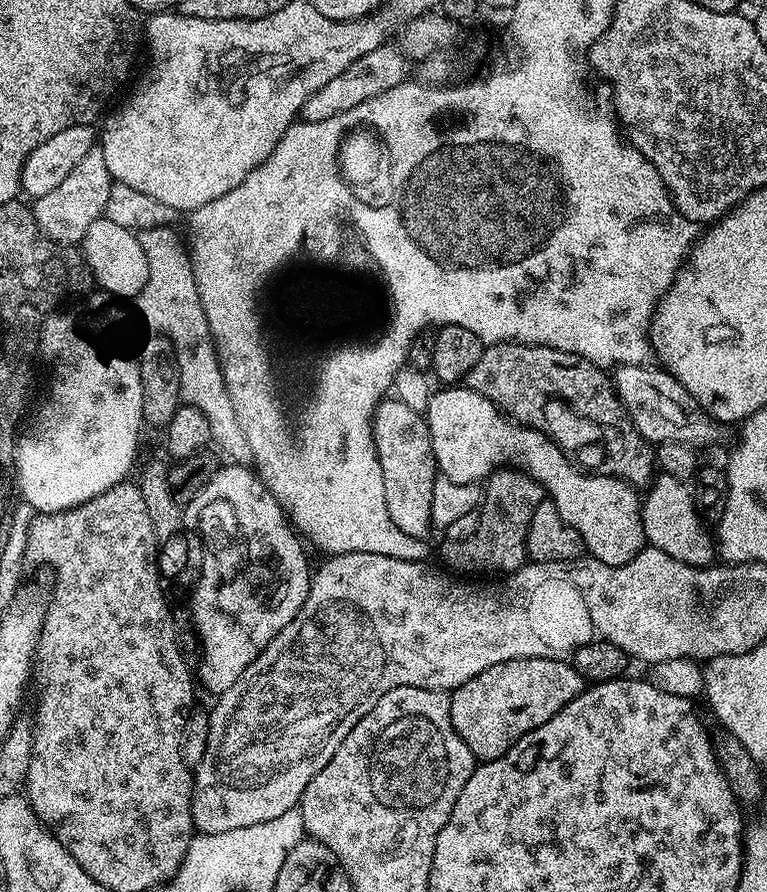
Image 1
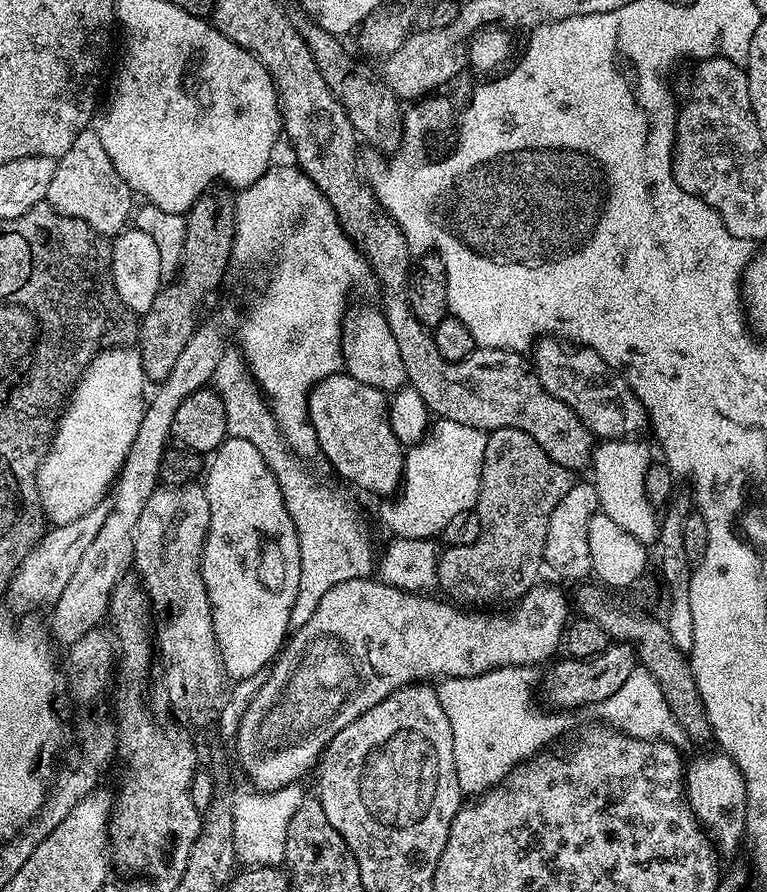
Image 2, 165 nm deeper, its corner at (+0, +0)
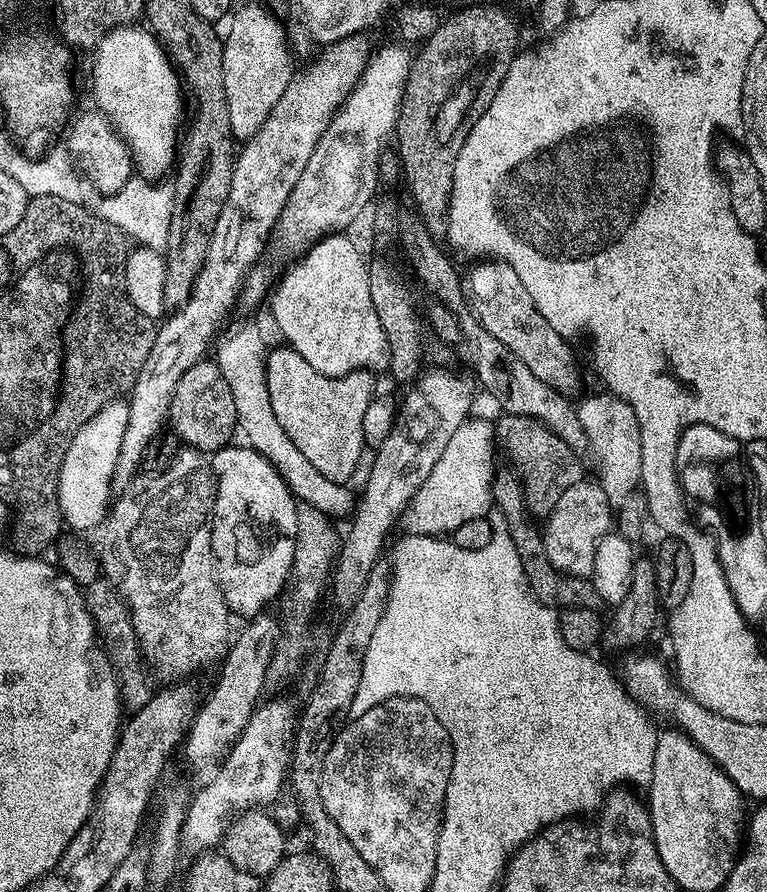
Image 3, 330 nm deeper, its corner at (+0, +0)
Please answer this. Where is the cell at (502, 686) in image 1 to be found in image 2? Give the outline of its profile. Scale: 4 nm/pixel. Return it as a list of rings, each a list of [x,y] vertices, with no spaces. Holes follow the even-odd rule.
[[[627,642],[609,643],[605,652],[589,660],[563,659],[557,659],[551,665],[553,668],[545,676],[543,673],[542,676],[544,696],[548,699],[547,707],[552,710],[588,708],[591,704],[596,704],[596,706],[603,705],[604,700],[610,698],[610,694],[616,693],[626,682],[626,678],[630,678],[630,670],[638,667],[636,650]]]

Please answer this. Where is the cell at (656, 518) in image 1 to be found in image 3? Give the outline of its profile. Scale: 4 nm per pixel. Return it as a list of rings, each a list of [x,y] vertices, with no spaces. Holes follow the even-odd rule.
[[[603,394],[597,400],[592,400],[584,408],[580,420],[584,423],[584,436],[588,439],[588,448],[592,451],[592,460],[596,463],[595,479],[606,490],[606,498],[610,501],[613,509],[619,510],[630,498],[632,492],[637,491],[642,484],[642,446],[640,445],[640,427],[638,418],[632,407],[621,400],[618,396]]]

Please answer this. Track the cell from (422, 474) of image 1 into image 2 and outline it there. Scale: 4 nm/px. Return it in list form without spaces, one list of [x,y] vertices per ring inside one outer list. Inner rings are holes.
[[[347,374],[328,376],[319,380],[308,393],[308,419],[312,422],[323,459],[328,459],[336,467],[336,472],[342,479],[373,492],[379,498],[391,497],[401,487],[406,448],[388,421],[388,400],[385,393],[379,392],[374,386],[366,386],[366,382],[358,382],[358,378]]]

